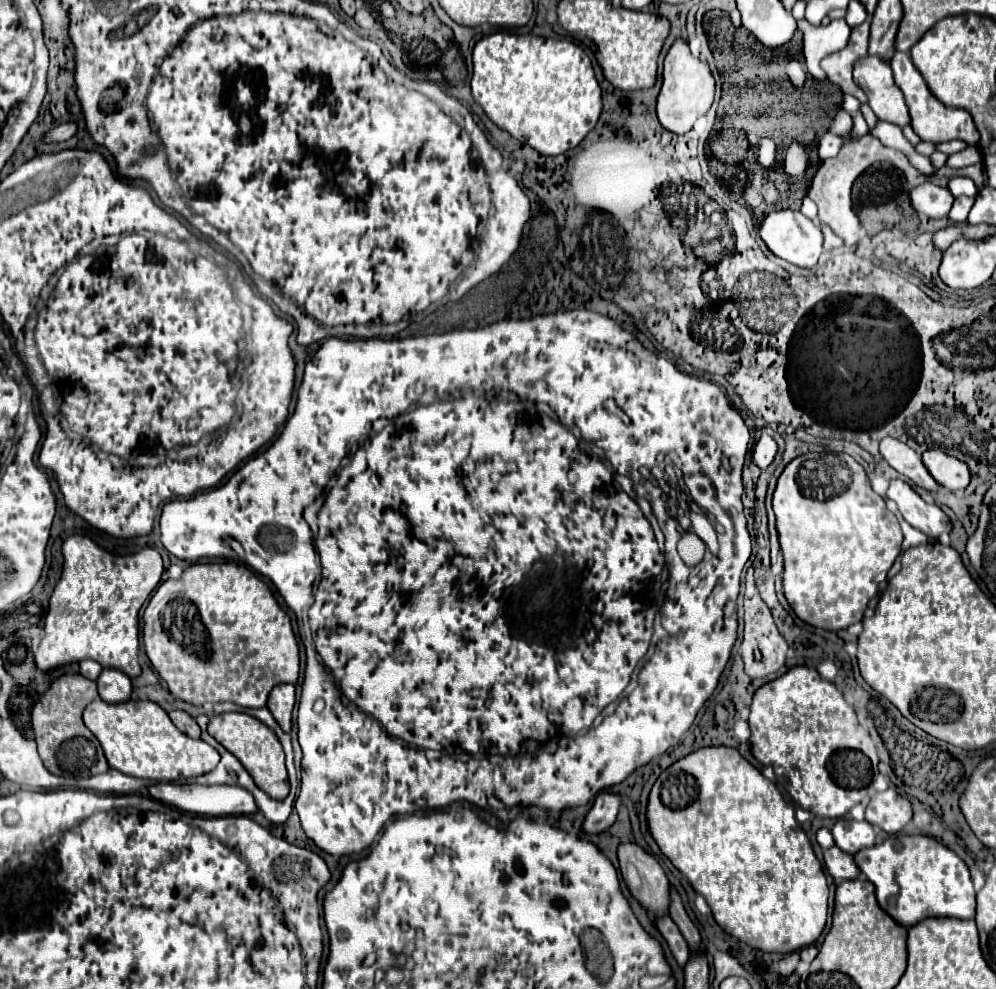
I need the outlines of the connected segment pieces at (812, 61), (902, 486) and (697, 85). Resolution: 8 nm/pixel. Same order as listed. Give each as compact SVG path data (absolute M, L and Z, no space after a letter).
M844 19L830 21L830 25L812 27L808 21L798 21L798 29L804 33L804 57L808 73L816 81L826 81L826 73L820 69L820 61L846 47L850 37L850 27Z
M902 479L890 481L886 497L898 505L902 517L912 527L920 529L928 537L938 539L940 533L950 533L952 525L950 525L950 519L946 517L946 513L938 505L922 501L922 497L906 481L902 481Z
M676 39L664 59L664 83L658 95L658 119L662 127L676 135L684 135L692 129L698 115L706 113L714 101L714 75L708 61L694 57L684 39Z

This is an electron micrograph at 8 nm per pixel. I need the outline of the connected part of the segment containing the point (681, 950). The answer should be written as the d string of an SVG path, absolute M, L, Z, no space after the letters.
M658 919L656 927L662 933L662 937L666 939L666 943L668 943L668 947L670 947L676 963L684 969L686 963L688 963L688 959L690 959L690 951L686 947L686 941L684 941L682 933L678 931L678 927L674 925L672 919Z

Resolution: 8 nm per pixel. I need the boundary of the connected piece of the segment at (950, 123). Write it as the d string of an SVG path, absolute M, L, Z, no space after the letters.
M896 53L892 63L890 63L892 71L894 71L894 81L900 87L900 91L906 97L906 103L910 107L910 115L912 115L912 129L916 131L916 135L922 141L930 141L930 143L944 143L944 141L952 141L952 139L962 139L968 145L976 145L980 135L978 129L972 121L972 115L966 109L952 109L946 107L944 103L940 103L928 89L926 81L922 79L920 71L912 65L912 59L908 53Z

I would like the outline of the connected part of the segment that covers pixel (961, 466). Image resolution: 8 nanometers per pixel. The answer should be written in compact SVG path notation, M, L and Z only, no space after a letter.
M936 449L924 451L922 463L928 469L928 473L934 475L934 481L950 491L966 489L970 483L970 471L968 471L966 463L962 463L942 451L936 451Z

